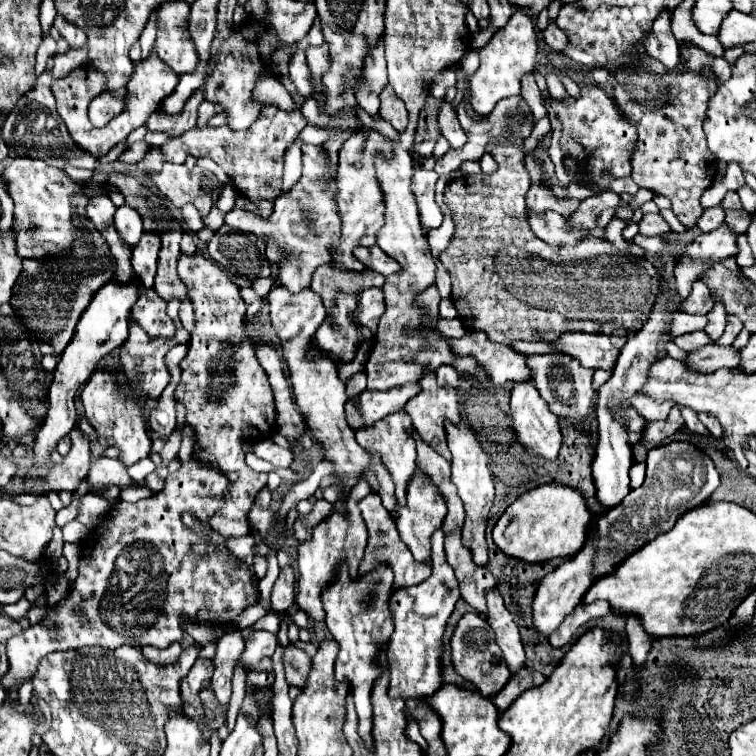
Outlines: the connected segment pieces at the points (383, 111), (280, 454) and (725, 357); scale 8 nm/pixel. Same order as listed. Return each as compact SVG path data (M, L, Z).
M387 85L381 93L379 93L379 99L381 99L381 109L379 109L379 115L389 121L397 131L403 131L407 127L407 111L405 111L405 105L401 103L401 99L395 95L395 91L391 89L391 85Z
M259 441L253 447L253 453L269 463L273 463L275 467L289 467L293 461L293 453L289 449L283 449L279 445L275 445L273 441Z
M709 343L705 347L689 351L683 363L687 369L693 369L697 373L713 373L721 367L733 369L737 367L737 349L733 345L721 347L717 343Z

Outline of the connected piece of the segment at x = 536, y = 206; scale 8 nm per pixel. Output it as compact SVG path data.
M543 181L543 183L533 183L529 193L527 193L527 207L533 209L533 211L543 211L543 209L567 209L567 215L575 213L577 207L579 207L579 201L569 201L569 199L555 199L553 191L551 191L553 185L549 185L549 181Z

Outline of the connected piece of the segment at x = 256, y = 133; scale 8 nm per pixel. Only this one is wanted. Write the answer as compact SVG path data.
M269 105L261 111L259 119L245 131L229 131L229 127L191 129L181 137L159 145L159 149L163 153L163 161L169 163L179 163L179 155L209 157L227 173L227 177L235 183L237 191L247 199L251 199L253 203L275 201L281 191L283 155L293 145L305 125L307 119L299 111L281 111Z

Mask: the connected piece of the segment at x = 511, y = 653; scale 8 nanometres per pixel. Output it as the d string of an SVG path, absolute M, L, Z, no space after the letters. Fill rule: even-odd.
M497 589L487 593L487 623L495 631L497 645L501 647L505 661L513 673L525 667L525 651L519 637L519 627L513 621L513 615L503 605L503 599Z

